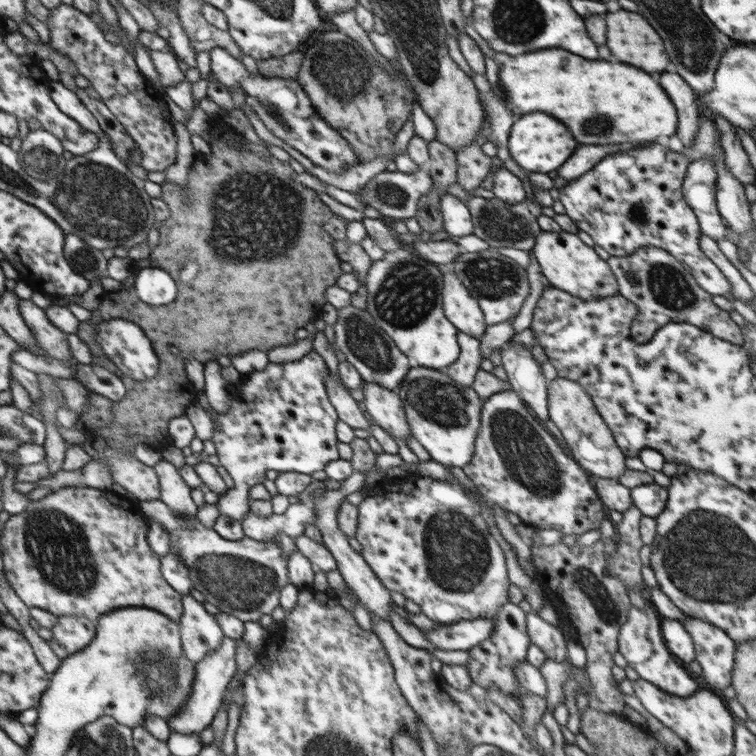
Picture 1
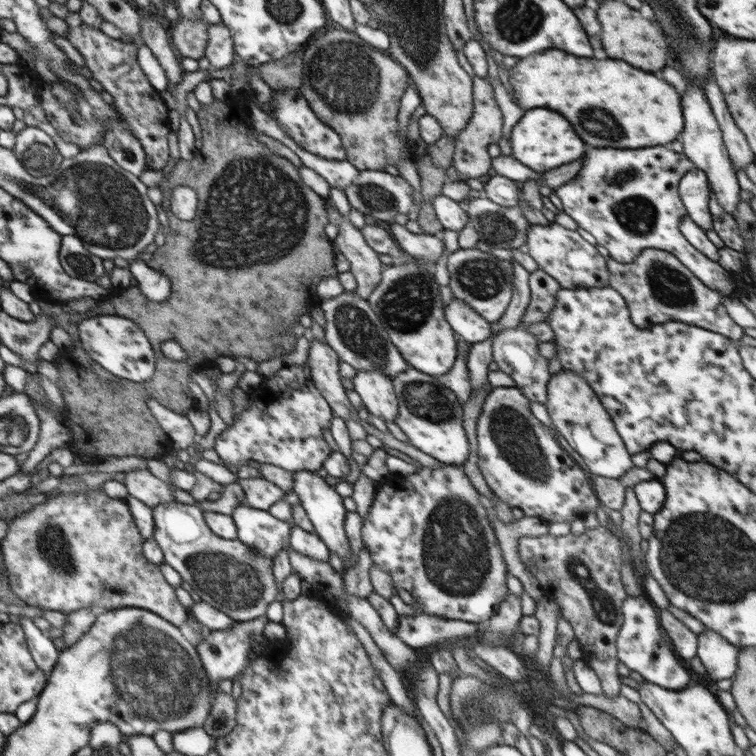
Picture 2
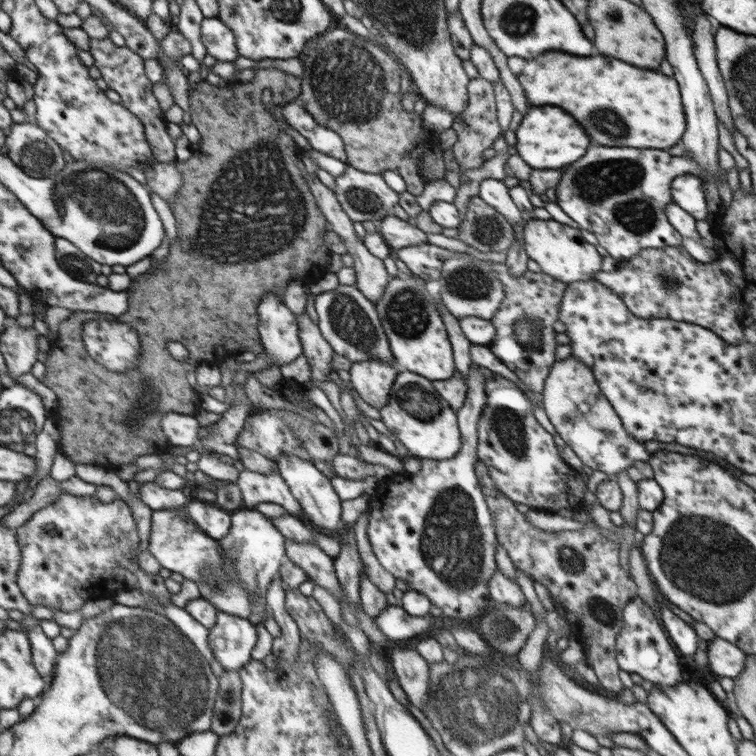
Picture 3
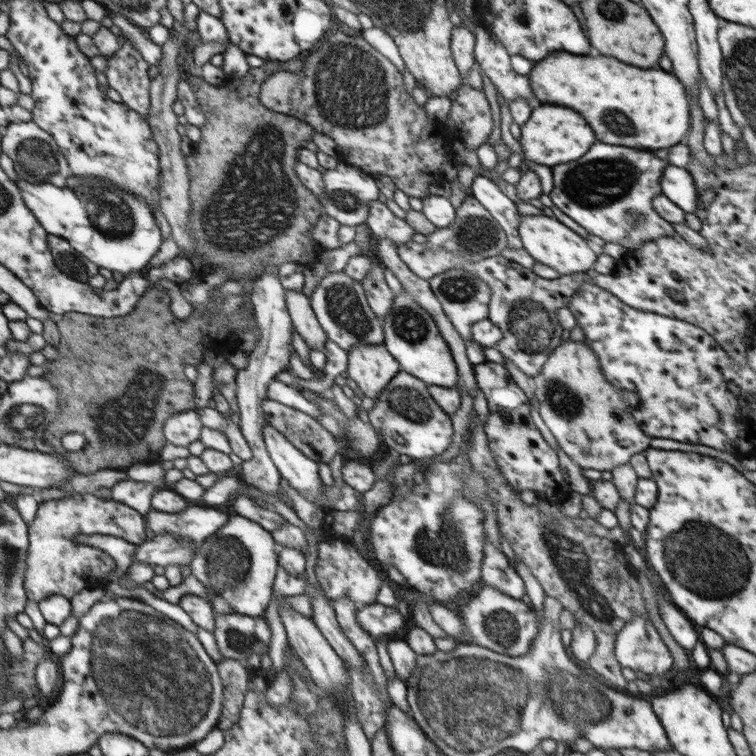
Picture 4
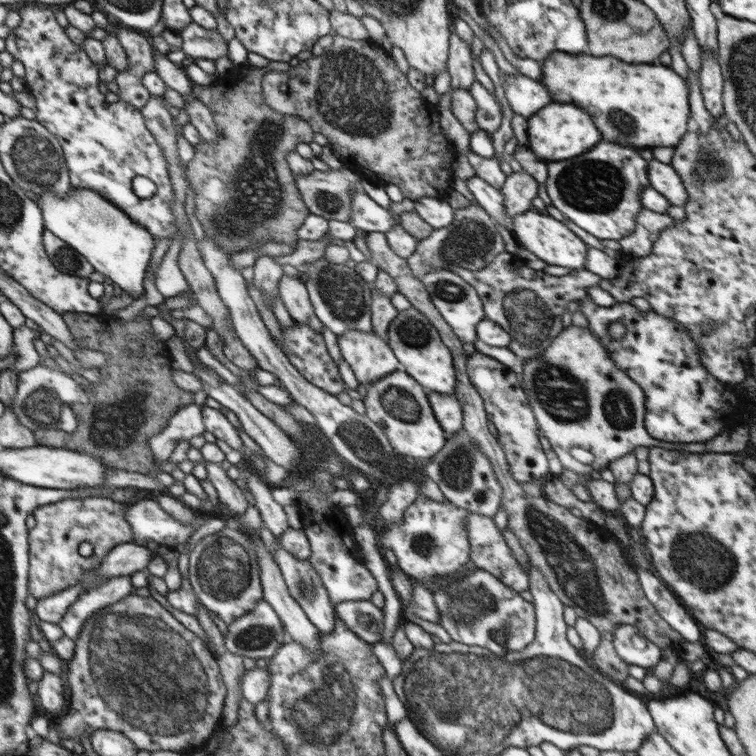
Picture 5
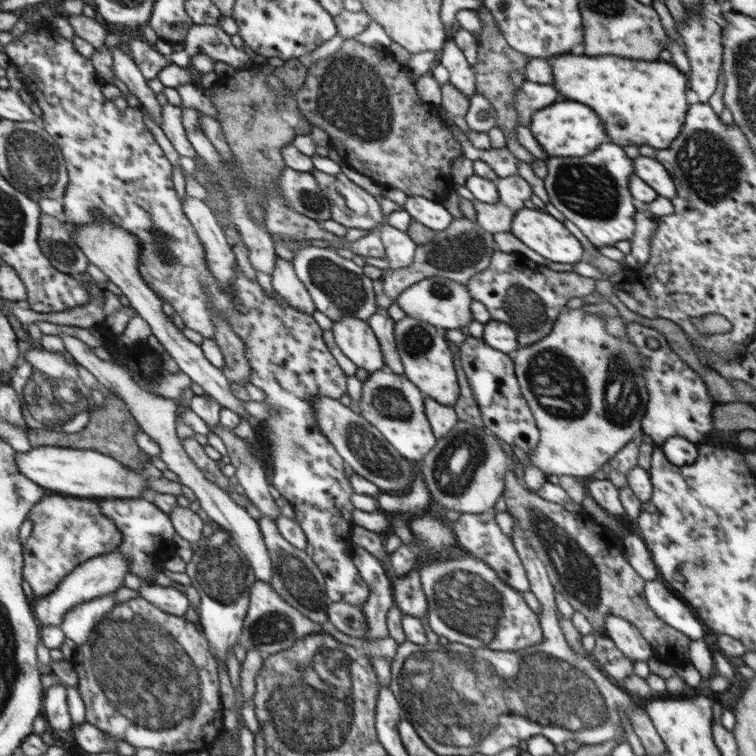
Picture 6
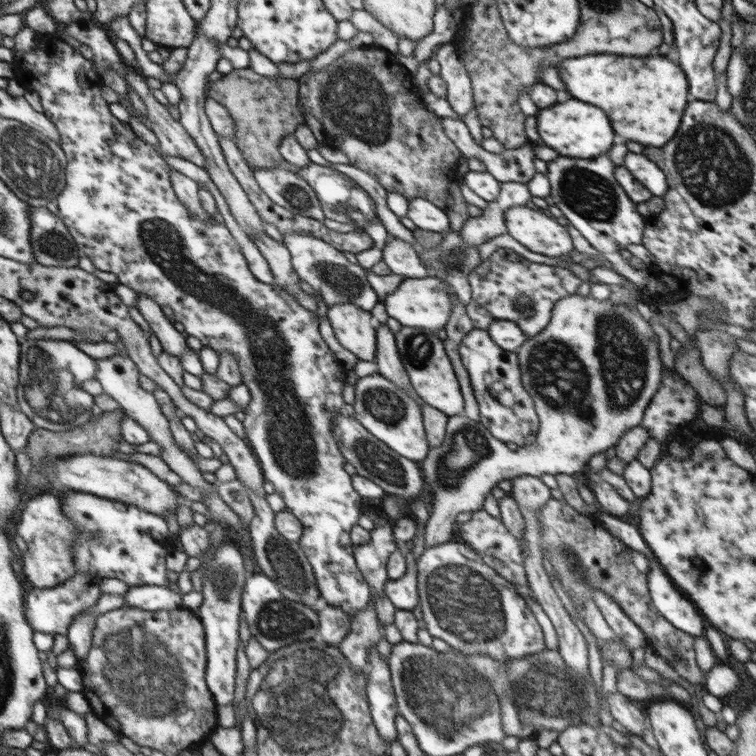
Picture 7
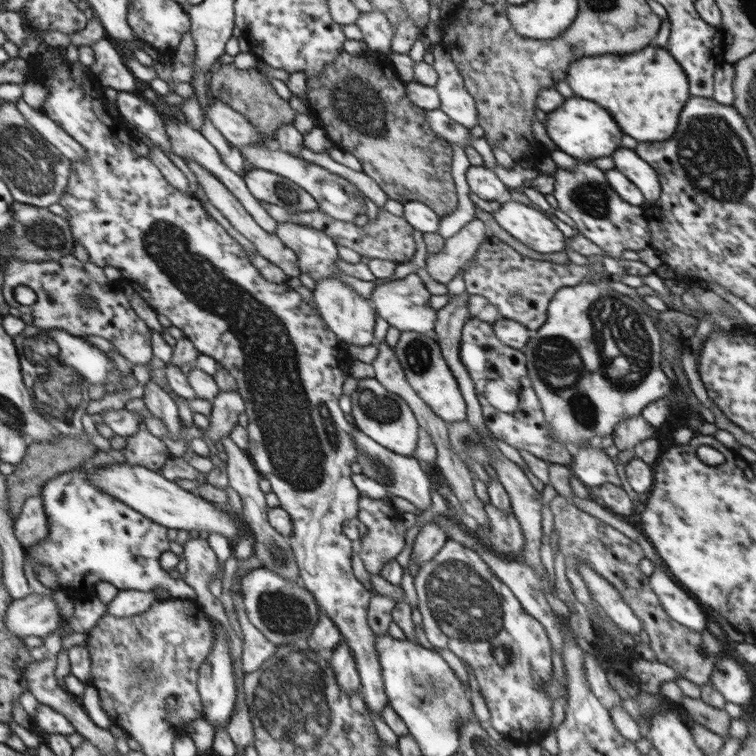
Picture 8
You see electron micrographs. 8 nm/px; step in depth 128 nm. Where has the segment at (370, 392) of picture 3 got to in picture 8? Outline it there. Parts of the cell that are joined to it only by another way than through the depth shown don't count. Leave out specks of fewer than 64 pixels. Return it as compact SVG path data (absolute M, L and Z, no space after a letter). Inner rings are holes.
M324 277L316 282L313 291L314 302L318 306L321 316L326 323L328 330L332 331L344 346L368 346L375 344L374 329L377 313L370 305L370 301L350 289L340 277Z

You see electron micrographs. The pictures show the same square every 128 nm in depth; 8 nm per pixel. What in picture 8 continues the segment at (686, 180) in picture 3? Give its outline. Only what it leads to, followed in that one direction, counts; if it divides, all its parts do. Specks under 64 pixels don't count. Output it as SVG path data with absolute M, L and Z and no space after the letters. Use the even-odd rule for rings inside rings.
M628 148L616 150L611 157L614 161L614 169L620 170L620 173L642 192L645 200L642 208L657 203L660 198L661 184L656 170Z

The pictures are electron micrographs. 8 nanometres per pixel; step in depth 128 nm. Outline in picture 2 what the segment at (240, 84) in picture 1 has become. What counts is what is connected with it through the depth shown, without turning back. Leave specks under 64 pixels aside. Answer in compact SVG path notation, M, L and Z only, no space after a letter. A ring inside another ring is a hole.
M223 23L208 24L208 43L205 56L212 67L223 70L234 61L234 41L230 29ZM300 90L273 93L274 120L284 132L304 150L328 160L347 159L341 137L330 126L322 123L310 109L309 103L302 97Z

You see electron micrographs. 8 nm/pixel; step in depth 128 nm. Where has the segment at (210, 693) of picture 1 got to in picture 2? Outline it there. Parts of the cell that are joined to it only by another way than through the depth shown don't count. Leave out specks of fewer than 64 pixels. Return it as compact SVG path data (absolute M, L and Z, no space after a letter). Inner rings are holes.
M265 615L248 622L236 621L229 630L211 631L208 637L196 645L195 650L198 650L196 653L201 658L208 681L213 688L213 699L219 691L217 682L222 679L233 679L245 669L250 656L250 642L253 637L263 635L264 626L268 622L270 621Z

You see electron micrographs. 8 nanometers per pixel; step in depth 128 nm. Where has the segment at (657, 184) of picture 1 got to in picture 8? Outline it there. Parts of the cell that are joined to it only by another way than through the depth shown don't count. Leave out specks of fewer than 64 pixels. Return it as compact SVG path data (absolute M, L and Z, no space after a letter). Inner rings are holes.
M580 160L578 166L572 170L562 170L557 167L554 179L556 184L552 194L558 202L558 209L576 223L579 234L604 249L606 257L620 259L624 250L646 250L651 246L651 230L643 214L643 208L624 202L616 194L616 190L610 188L606 180L606 171Z

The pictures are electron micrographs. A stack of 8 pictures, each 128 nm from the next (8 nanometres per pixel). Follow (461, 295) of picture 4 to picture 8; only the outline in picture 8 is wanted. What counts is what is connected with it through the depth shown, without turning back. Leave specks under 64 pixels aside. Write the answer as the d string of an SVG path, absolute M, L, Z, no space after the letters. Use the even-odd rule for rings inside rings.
M410 273L402 279L394 279L389 282L376 284L372 291L372 302L375 312L380 318L384 318L389 326L394 326L400 332L426 333L434 330L438 312L430 306L431 293L422 282L418 273Z

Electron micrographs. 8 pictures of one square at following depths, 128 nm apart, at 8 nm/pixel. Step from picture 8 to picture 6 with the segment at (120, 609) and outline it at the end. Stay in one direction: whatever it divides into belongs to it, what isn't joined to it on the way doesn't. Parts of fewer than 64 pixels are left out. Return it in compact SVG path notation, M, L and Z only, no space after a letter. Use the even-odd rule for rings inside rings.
M152 583L143 584L138 591L143 600L165 611L167 614L185 617L189 607L189 600L186 594L182 594L176 588Z

